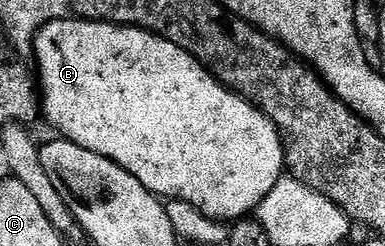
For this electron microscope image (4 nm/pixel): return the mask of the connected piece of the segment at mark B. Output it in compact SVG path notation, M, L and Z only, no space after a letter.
M64 18L61 20L54 20L49 22L39 33L35 35L35 50L33 53L33 60L39 63L39 72L37 68L37 84L41 89L41 112L47 120L56 128L58 135L64 140L72 140L77 146L81 146L85 150L93 150L93 154L101 154L105 158L109 158L117 166L124 168L130 176L135 176L137 182L141 182L141 186L145 186L151 192L154 192L156 196L160 198L166 198L167 200L184 200L189 202L197 210L201 210L201 214L205 214L210 220L217 220L220 222L234 222L244 219L248 214L254 213L258 209L260 202L262 202L269 194L269 190L273 190L273 186L284 175L285 165L283 163L283 139L279 137L279 131L273 126L273 122L267 120L267 115L263 113L260 108L256 108L255 105L250 104L243 96L238 96L237 93L232 92L231 89L225 87L225 85L203 67L199 61L193 59L187 51L183 48L177 47L173 42L169 42L163 36L156 36L154 32L144 32L141 28L128 28L122 24L102 24L96 20L80 20L78 18Z

